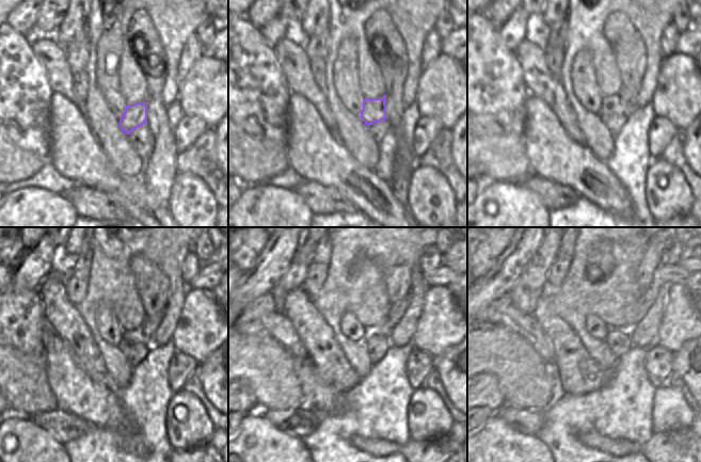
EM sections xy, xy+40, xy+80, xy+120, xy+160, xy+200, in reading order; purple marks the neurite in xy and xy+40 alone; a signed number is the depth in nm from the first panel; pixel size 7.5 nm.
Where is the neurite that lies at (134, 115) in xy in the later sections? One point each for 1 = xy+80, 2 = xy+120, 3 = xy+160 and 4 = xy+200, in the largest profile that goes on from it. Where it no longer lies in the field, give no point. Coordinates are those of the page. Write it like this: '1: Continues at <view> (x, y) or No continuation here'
1: Continues at xy+80 (616, 104)
2: Continues at xy+120 (144, 335)
3: Continues at xy+160 (397, 311)
4: Continues at xy+200 (648, 298).

